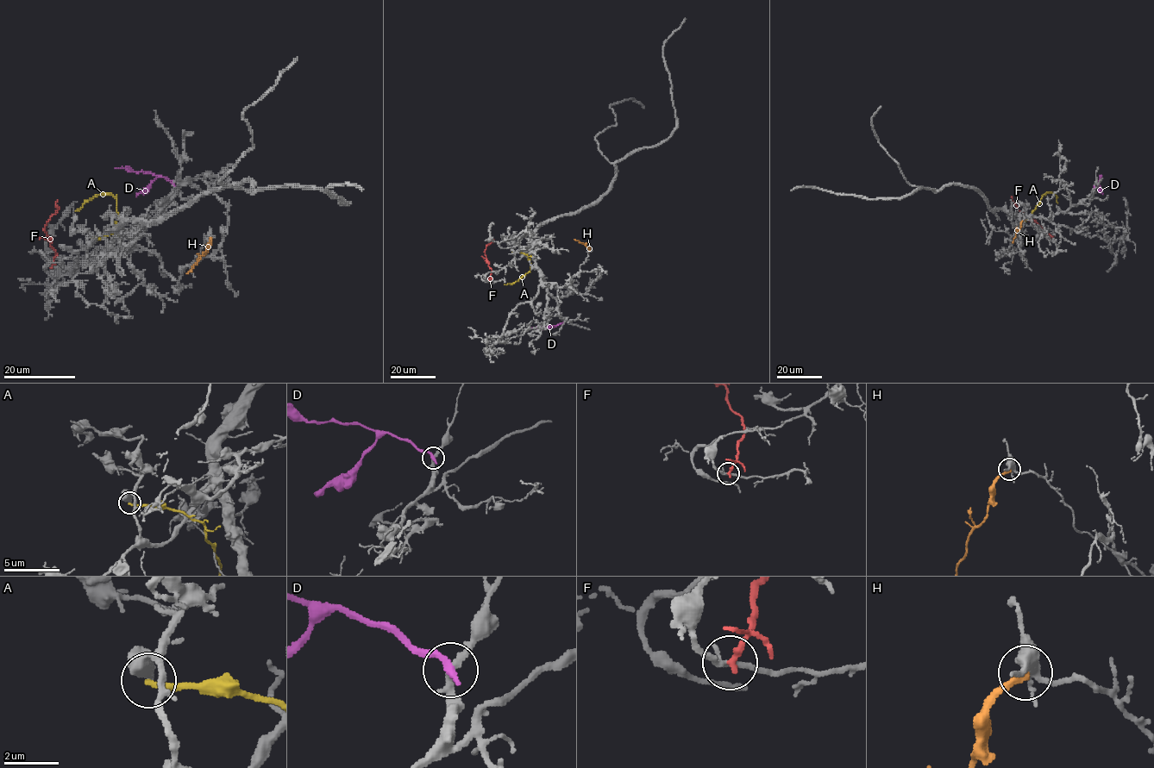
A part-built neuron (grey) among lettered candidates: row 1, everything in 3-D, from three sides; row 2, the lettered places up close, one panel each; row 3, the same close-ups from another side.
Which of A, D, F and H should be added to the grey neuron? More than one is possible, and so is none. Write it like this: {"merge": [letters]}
{"merge": []}

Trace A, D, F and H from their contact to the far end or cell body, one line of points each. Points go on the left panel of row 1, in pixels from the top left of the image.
A: (88, 237), (106, 236), (112, 232), (117, 212), (116, 197), (110, 193), (98, 194), (75, 211)
D: (173, 184), (153, 173), (115, 167)
F: (51, 263), (56, 252), (44, 232), (44, 227), (58, 209), (58, 199)
H: (209, 236), (207, 251), (186, 274)

